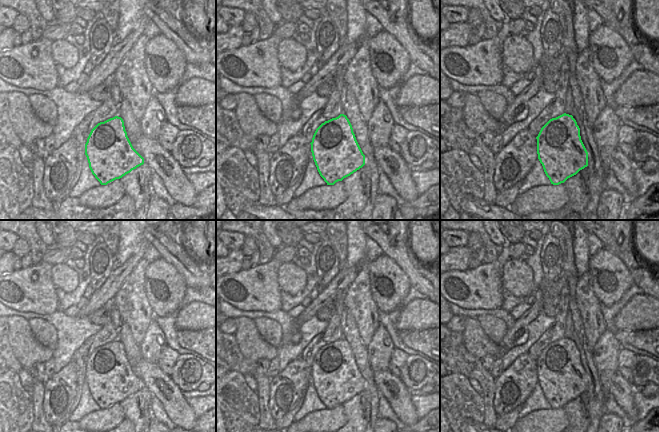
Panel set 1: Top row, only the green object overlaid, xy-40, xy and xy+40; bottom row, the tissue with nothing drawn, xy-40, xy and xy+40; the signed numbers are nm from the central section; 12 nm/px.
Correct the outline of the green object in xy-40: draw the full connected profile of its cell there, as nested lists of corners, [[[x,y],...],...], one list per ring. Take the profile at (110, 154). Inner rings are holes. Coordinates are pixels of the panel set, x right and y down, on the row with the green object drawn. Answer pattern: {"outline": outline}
{"outline": [[[115,116],[98,123],[85,144],[89,168],[101,185],[120,179],[144,164],[144,158],[133,148],[124,121]]]}

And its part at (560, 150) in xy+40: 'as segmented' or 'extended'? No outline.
as segmented

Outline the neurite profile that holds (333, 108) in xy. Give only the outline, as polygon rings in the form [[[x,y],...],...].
[[[345,66],[339,67],[335,74],[335,89],[329,96],[327,104],[318,110],[308,119],[300,134],[302,134],[308,143],[312,142],[316,129],[325,121],[338,117],[343,114],[343,105],[341,104],[341,91],[345,85],[344,82]]]

